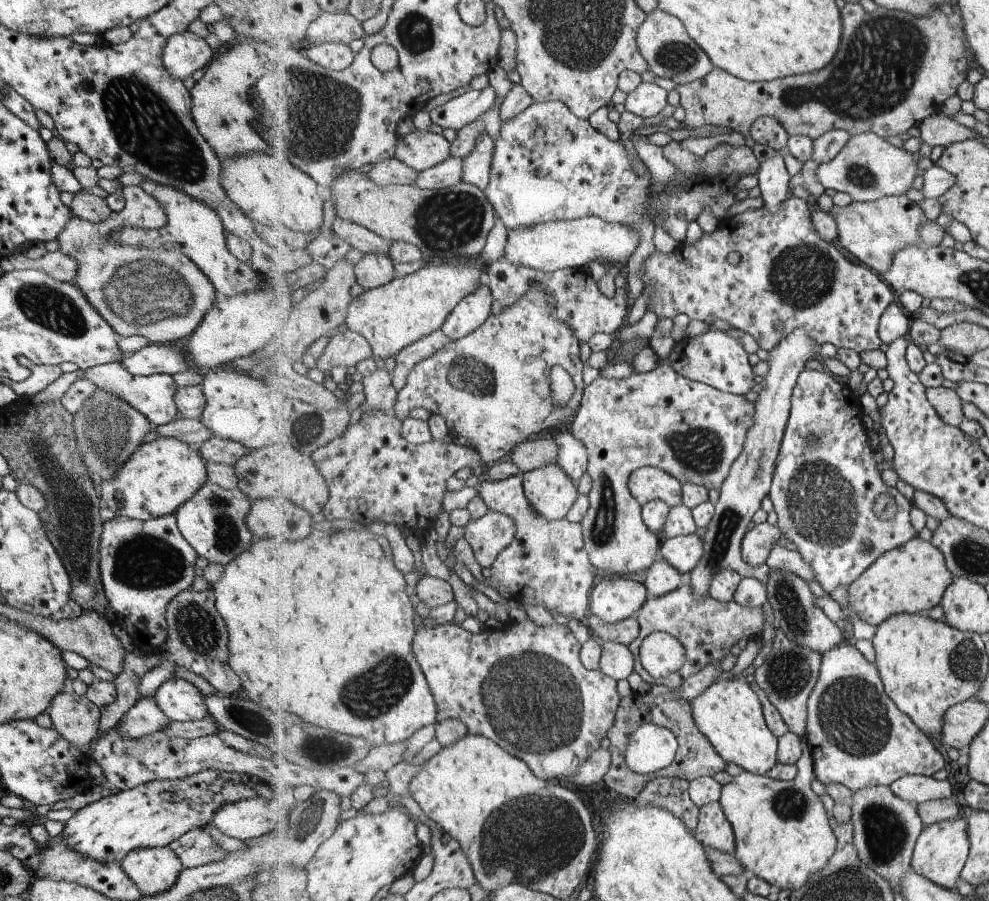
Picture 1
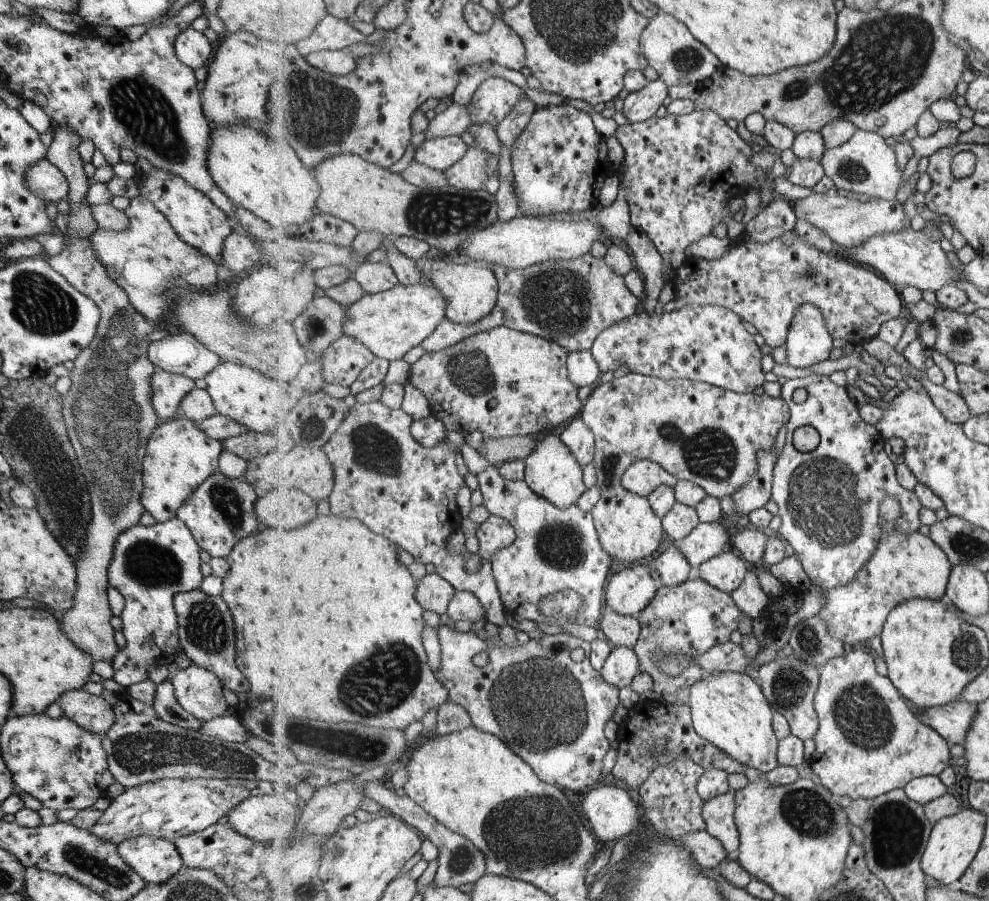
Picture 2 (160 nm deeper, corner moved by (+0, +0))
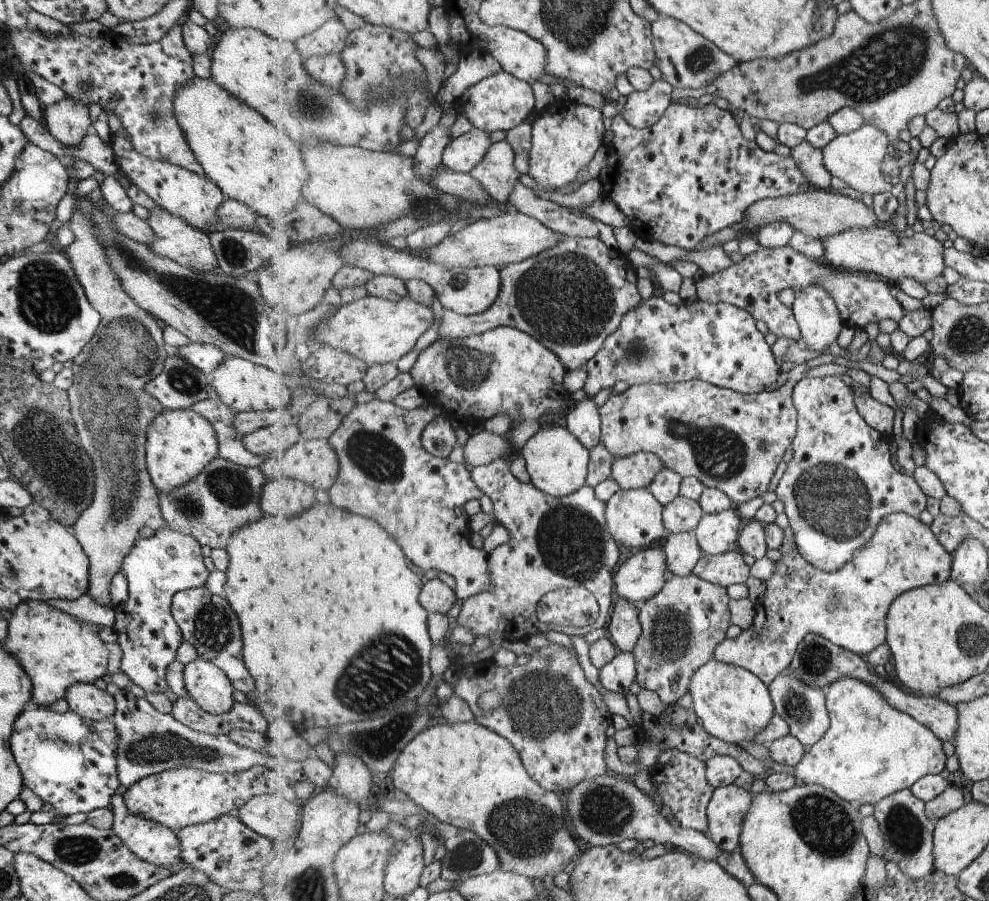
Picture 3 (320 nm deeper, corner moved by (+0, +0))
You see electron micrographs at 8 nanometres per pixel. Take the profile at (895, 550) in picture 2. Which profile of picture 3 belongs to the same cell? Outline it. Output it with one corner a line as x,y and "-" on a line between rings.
903,511
886,516
879,523
873,538
855,553
854,559
835,572
812,565
801,554
790,524
784,528
784,535
784,543
780,548
783,555
776,561
777,570
771,578
763,581
766,591
755,601
757,614
753,626
742,631
734,639
725,639
719,643
714,654
718,661
736,664
754,672
768,685
787,672
795,658
797,647
810,634
825,637
836,645
866,658
870,652
887,644
887,613
898,596
919,587
943,584
952,576
953,554
939,542
931,526
927,526
919,517

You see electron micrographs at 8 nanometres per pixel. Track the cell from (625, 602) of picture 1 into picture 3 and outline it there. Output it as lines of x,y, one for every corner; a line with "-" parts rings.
645,547
631,555
615,575
617,596
637,605
647,602
667,584
668,560
664,547

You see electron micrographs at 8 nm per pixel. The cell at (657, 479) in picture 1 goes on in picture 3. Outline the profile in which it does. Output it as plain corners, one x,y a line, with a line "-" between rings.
641,451
626,457
614,457
612,477
625,490
649,487
663,468
657,453

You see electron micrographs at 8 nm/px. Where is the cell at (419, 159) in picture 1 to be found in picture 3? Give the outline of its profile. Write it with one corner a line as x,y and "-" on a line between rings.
475,126
468,133
451,140
445,149
443,167
452,171
471,173
481,164
494,144
487,129

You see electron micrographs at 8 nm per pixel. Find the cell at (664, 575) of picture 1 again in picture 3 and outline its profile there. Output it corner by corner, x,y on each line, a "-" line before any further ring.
696,530
671,533
666,540
664,551
667,555
668,570
673,575
682,577
693,574
704,554

